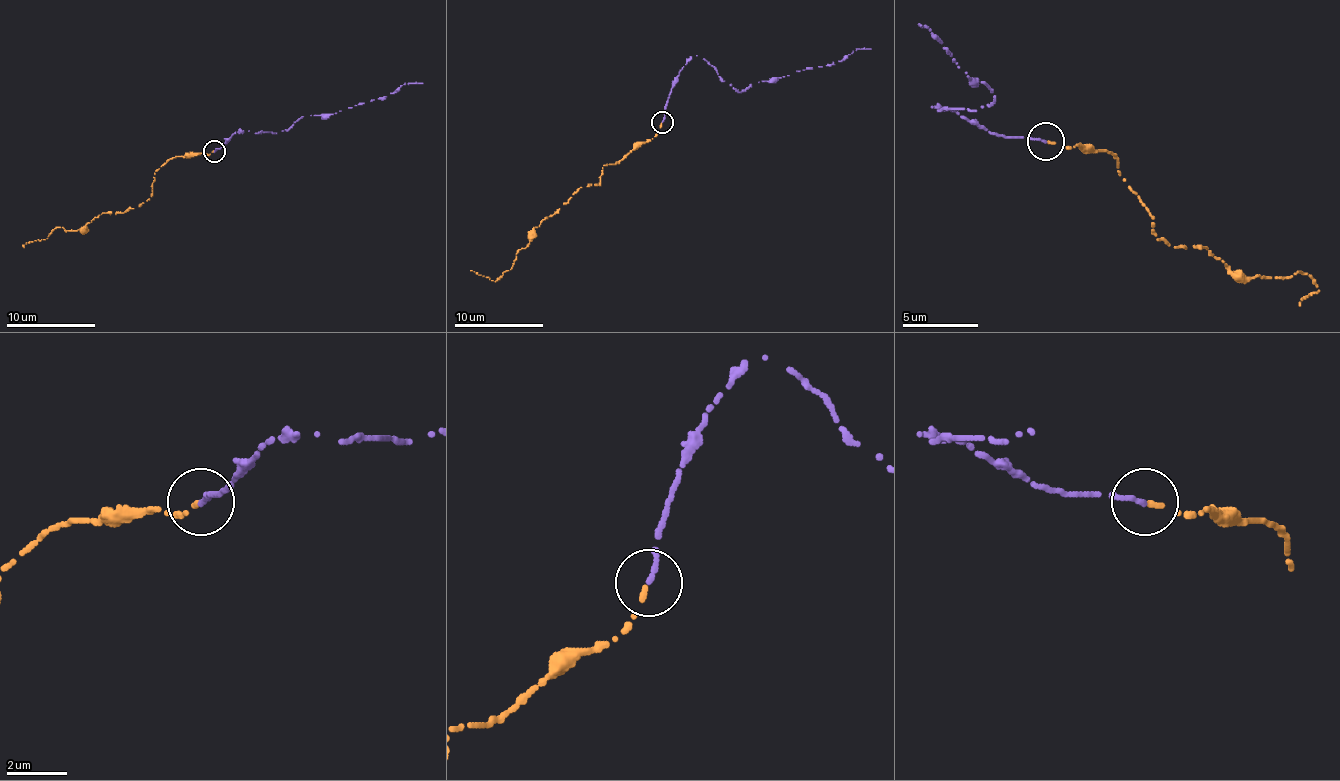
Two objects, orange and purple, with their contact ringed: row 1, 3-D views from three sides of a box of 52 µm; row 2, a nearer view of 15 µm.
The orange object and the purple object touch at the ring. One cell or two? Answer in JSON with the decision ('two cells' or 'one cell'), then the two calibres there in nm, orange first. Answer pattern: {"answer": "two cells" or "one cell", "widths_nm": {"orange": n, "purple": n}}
{"answer": "one cell", "widths_nm": {"orange": 150, "purple": 170}}

